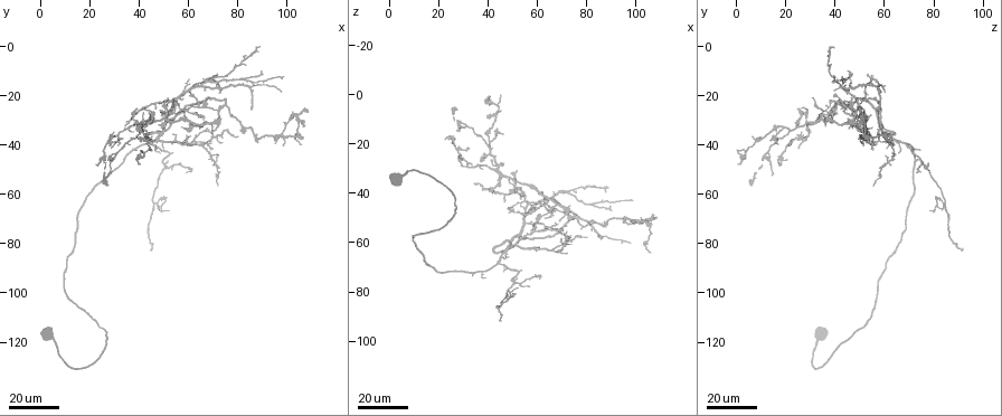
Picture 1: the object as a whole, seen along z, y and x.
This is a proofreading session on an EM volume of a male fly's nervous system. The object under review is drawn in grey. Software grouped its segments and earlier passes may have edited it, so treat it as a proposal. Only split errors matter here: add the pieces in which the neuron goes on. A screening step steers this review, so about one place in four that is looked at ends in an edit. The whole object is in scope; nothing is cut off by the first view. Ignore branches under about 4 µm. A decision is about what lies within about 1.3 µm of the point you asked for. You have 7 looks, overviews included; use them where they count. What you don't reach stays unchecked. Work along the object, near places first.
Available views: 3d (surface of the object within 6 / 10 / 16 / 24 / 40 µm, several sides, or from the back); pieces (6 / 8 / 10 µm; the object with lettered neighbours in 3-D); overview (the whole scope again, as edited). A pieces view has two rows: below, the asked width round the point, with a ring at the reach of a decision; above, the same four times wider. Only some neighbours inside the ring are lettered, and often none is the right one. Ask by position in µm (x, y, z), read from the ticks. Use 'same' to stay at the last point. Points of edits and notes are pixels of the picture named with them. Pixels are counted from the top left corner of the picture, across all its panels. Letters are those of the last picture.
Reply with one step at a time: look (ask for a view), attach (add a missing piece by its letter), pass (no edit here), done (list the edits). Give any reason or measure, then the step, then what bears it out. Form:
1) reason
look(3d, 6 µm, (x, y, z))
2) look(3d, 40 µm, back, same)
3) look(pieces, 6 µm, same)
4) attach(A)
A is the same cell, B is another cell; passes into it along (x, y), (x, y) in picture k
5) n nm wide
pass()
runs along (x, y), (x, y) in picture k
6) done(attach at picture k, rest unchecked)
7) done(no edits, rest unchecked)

free end
look(3d, 40 µm, (69, 35, 50))

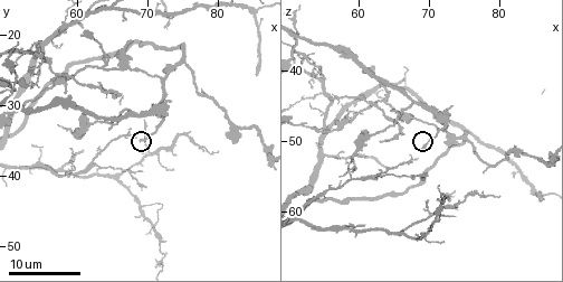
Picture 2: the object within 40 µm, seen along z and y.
look(pieces, 10 µm, (68.5, 35.0, 51.0))

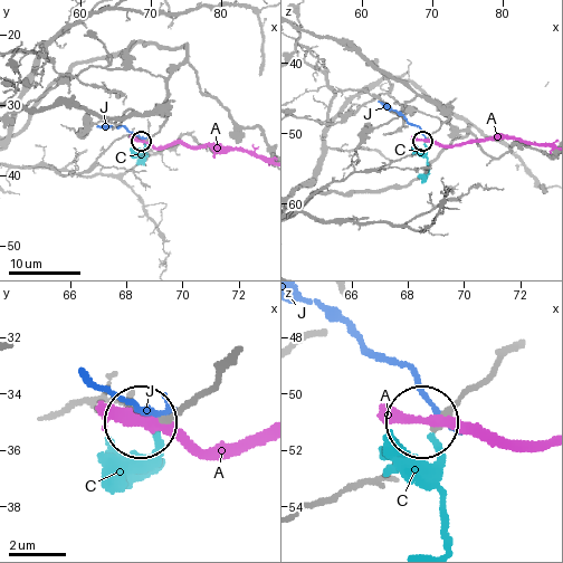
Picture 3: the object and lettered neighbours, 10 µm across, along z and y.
attach(C)
C is the same cell, A and J are other cells; passes into it along (505, 354), (428, 433), (442, 488), (442, 540) in picture 3; it goes on there

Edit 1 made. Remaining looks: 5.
look(overview)

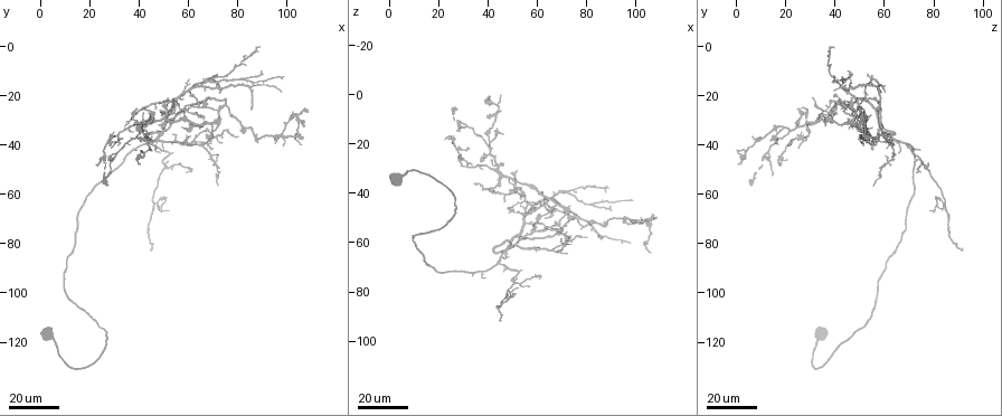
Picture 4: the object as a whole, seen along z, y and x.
branch stops here
look(3d, 40 µm, (60, 36, 61))

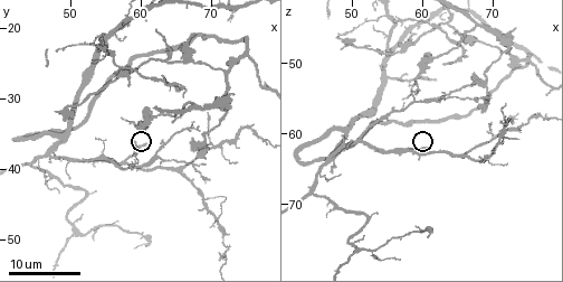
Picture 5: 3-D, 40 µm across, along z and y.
look(pieces, 8 µm, (61.0, 36.5, 62.0))

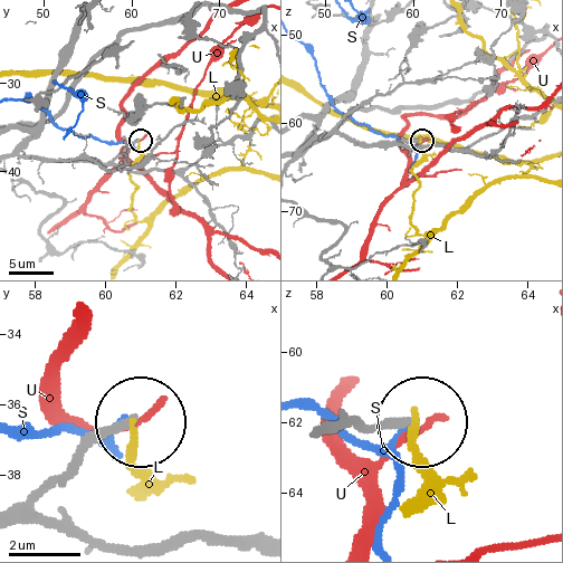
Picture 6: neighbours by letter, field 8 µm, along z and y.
pass()
L, S and U are other cells; runs along (334, 430), (412, 425) in picture 6; no lettered piece goes on from it

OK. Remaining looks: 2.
tapers out
look(3d, 40 µm, (27, 53, 15))

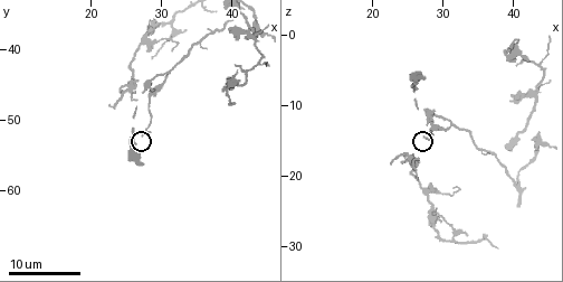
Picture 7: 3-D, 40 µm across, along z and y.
look(pieces, 10 µm, (27.0, 52.0, 14.5))

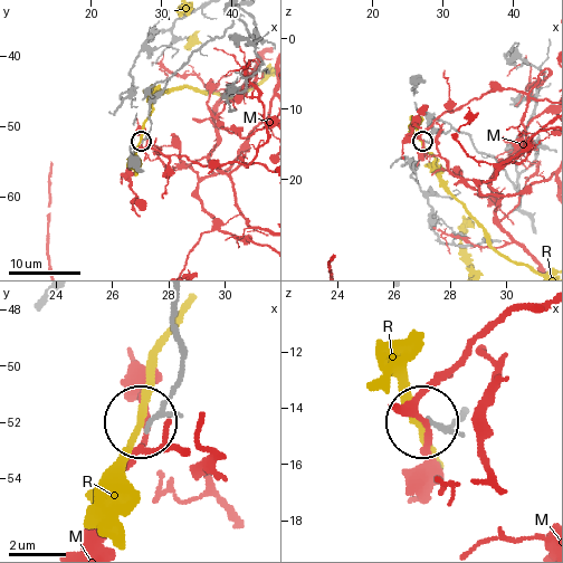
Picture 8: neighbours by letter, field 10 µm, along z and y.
140 nm wide
pass()
M and R are other cells; runs along (207, 41), (171, 76), (150, 105), (151, 126), (143, 141) in picture 8; no lettered piece goes on from it

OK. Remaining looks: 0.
done(attach at picture 3, rest unchecked)

